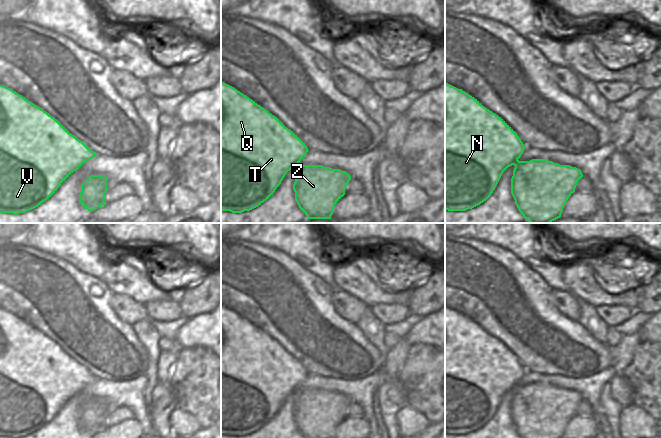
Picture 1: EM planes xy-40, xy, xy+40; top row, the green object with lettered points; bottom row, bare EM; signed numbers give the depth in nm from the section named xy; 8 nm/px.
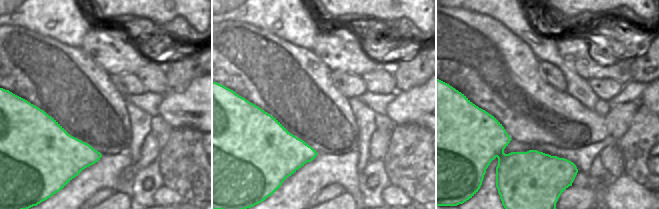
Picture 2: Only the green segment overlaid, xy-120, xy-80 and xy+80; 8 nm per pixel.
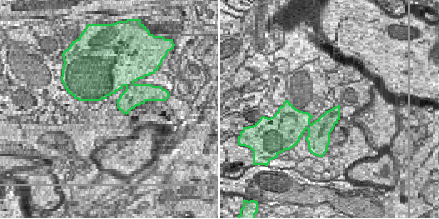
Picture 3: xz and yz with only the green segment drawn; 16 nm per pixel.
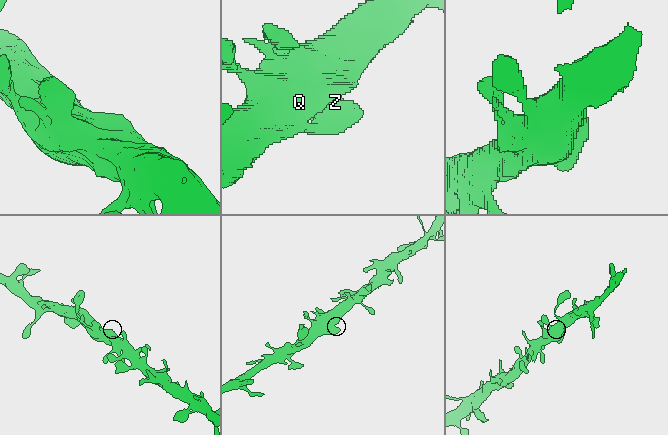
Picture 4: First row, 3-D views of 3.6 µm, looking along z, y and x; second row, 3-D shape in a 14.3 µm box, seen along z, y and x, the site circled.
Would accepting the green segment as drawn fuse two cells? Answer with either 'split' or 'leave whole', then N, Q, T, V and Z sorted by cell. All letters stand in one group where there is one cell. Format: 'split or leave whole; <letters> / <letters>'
leave whole; N Q T V Z

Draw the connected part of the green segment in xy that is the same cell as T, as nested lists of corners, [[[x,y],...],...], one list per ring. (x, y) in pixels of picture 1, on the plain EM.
[[[221,305],[221,435],[242,437],[258,431],[273,419],[287,396],[296,391],[297,398],[295,400],[293,414],[295,416],[295,424],[301,435],[305,438],[333,438],[335,428],[345,419],[345,412],[351,404],[351,400],[346,395],[332,393],[322,389],[300,389],[299,386],[305,381],[308,375],[305,367],[293,355],[288,353],[277,341],[234,311]]]

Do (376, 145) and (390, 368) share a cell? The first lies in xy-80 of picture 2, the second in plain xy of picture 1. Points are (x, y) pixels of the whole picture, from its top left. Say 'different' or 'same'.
same

